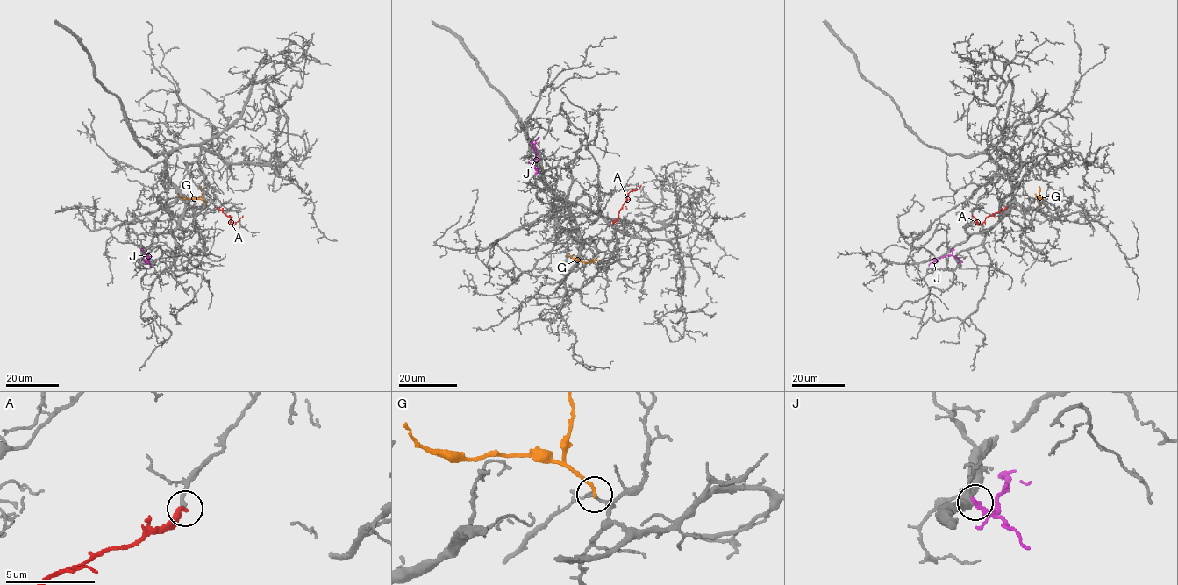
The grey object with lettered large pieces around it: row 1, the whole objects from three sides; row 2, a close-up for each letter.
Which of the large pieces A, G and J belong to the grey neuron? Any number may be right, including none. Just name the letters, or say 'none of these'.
A

